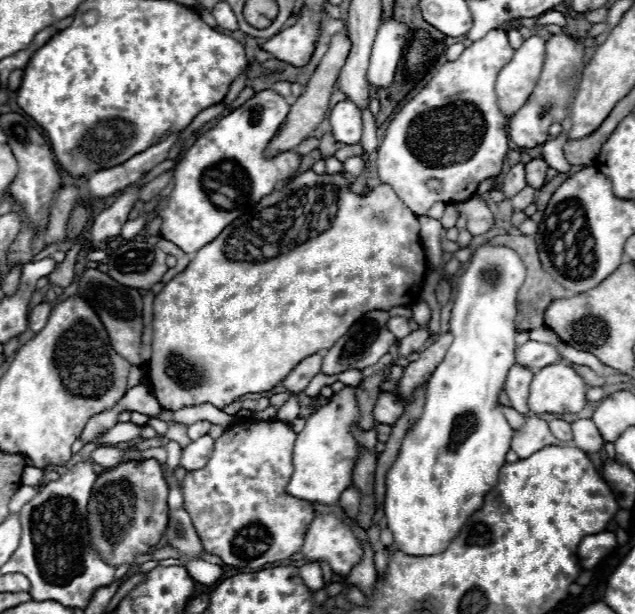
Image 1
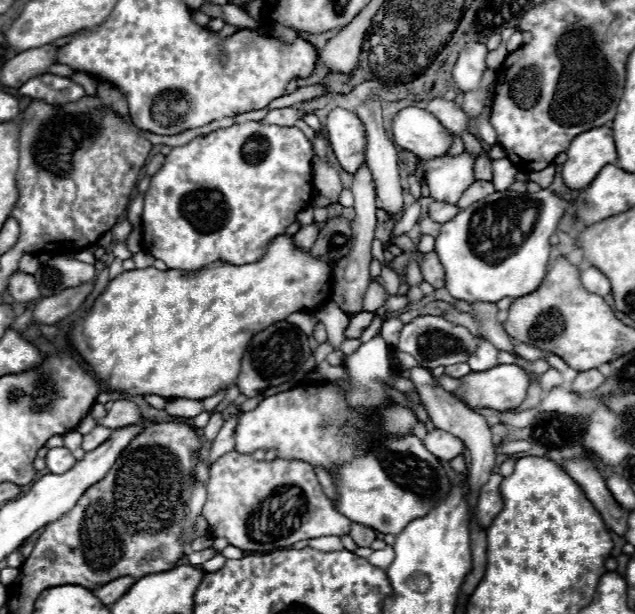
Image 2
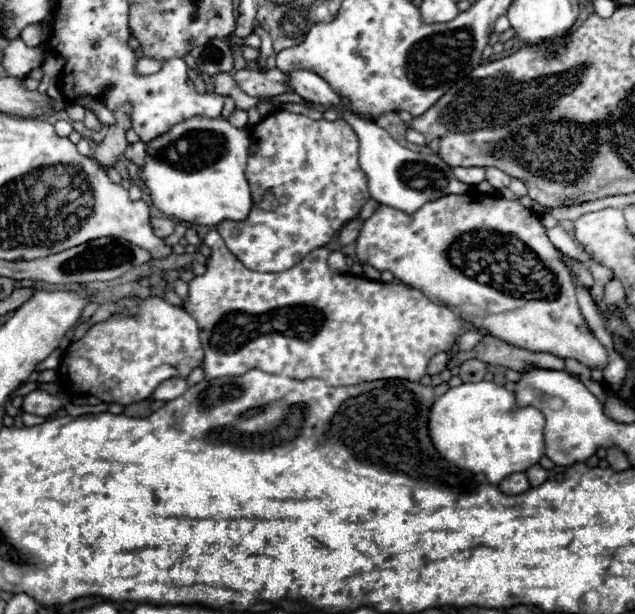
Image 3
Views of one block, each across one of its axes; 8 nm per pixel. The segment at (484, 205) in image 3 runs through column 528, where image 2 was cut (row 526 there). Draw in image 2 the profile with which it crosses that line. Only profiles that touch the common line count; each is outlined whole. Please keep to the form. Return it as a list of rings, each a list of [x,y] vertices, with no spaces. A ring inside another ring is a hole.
[[[228,452],[220,456],[210,466],[210,482],[208,482],[208,498],[202,510],[204,518],[210,526],[212,538],[226,538],[232,546],[252,552],[272,552],[280,548],[290,548],[294,542],[320,538],[320,536],[344,536],[350,534],[350,520],[336,510],[332,500],[322,492],[322,486],[314,474],[314,468],[306,462],[288,462],[288,460],[272,460],[272,462],[256,462],[250,454]]]

